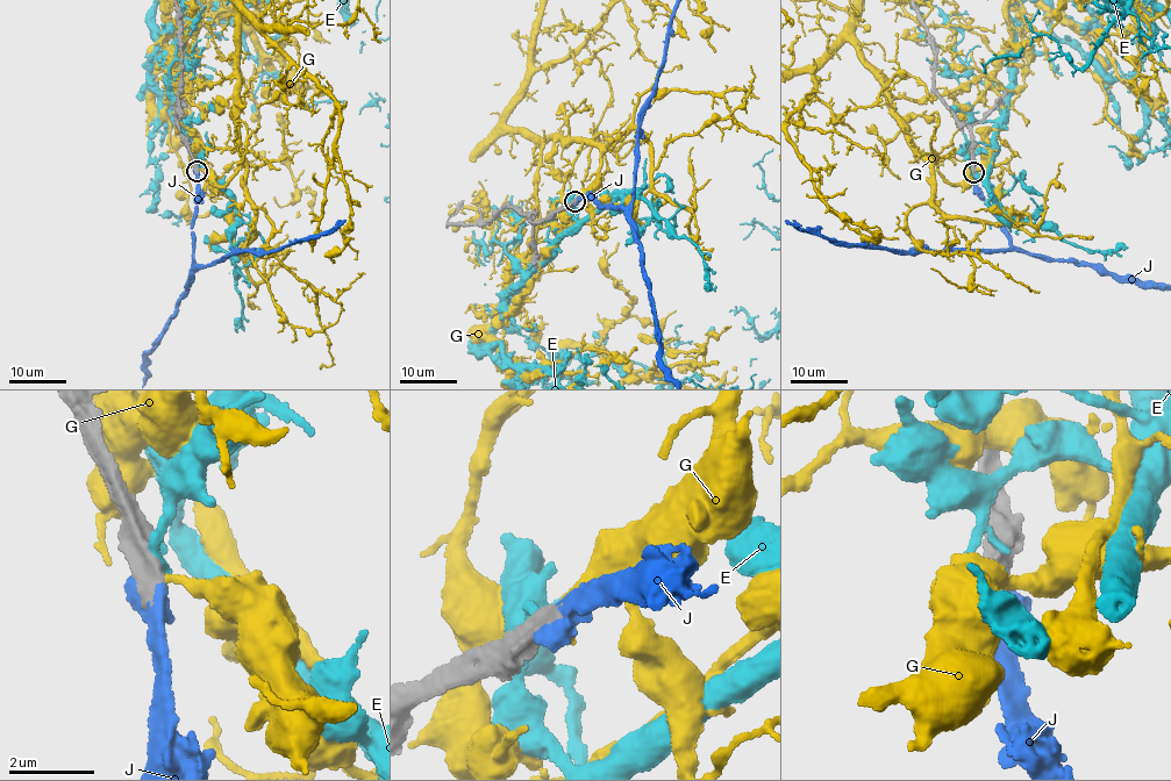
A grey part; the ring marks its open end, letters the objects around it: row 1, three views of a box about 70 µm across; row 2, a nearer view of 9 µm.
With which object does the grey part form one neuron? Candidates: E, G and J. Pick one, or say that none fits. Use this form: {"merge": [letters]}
{"merge": ["J"]}

